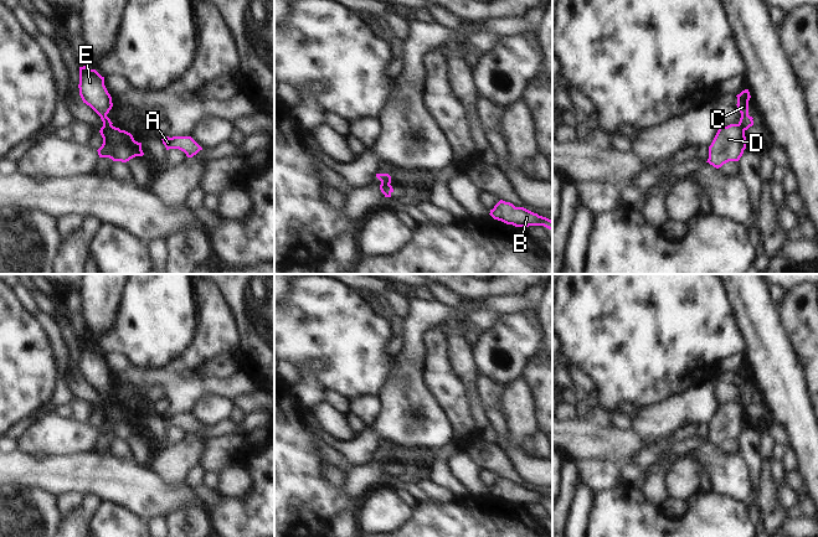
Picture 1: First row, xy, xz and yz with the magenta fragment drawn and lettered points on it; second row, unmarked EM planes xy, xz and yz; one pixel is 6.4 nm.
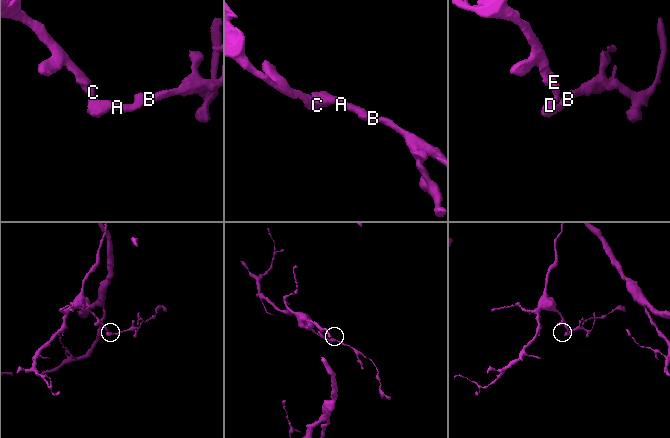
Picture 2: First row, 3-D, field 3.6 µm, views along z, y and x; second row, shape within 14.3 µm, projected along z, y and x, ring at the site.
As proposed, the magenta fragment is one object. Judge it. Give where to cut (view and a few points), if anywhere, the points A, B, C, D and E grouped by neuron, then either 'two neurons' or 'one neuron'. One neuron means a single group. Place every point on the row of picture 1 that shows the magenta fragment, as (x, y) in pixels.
cut xy (103, 124), (111, 125); groups A B D / C E; two neurons

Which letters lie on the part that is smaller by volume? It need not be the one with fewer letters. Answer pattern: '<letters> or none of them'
A, B, D

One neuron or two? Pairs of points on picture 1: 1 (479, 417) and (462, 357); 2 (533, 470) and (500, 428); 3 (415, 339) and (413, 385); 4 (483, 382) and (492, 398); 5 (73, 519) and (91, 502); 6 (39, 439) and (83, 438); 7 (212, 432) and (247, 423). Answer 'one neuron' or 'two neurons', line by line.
1: one neuron
2: one neuron
3: one neuron
4: one neuron
5: one neuron
6: one neuron
7: one neuron

